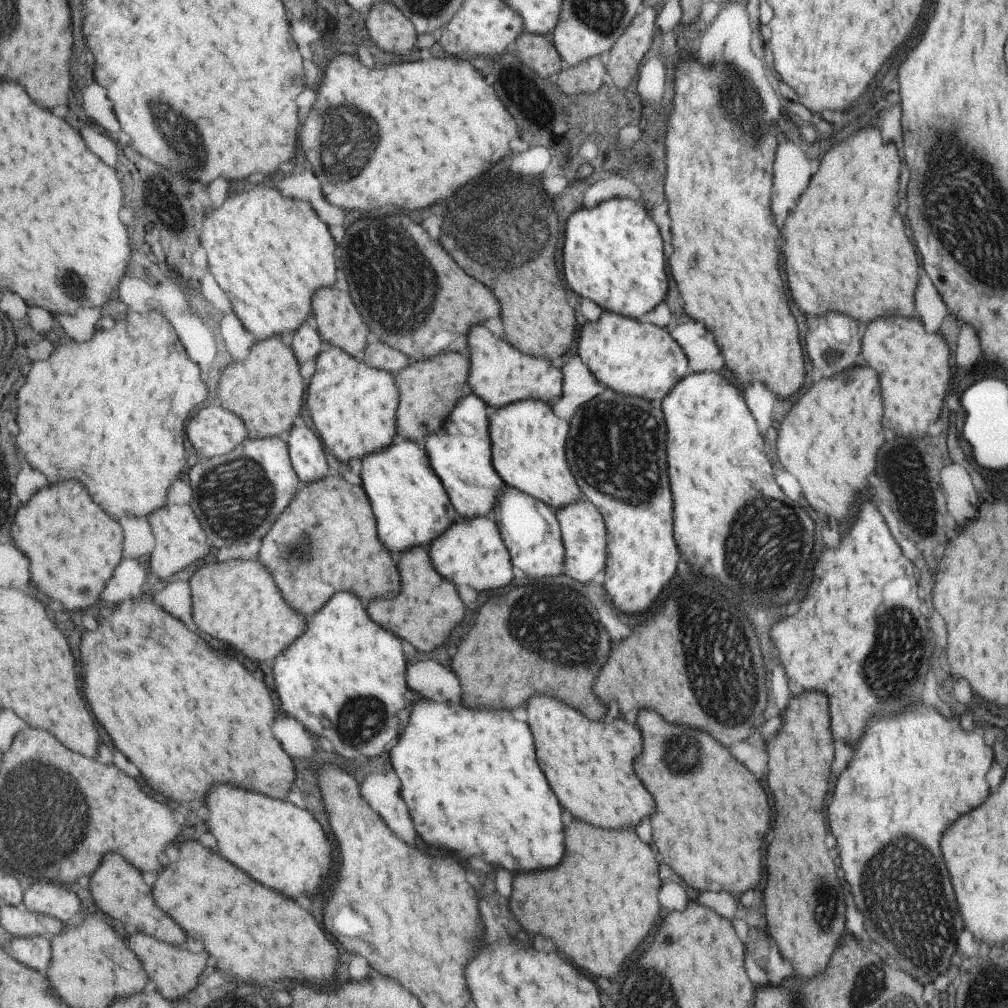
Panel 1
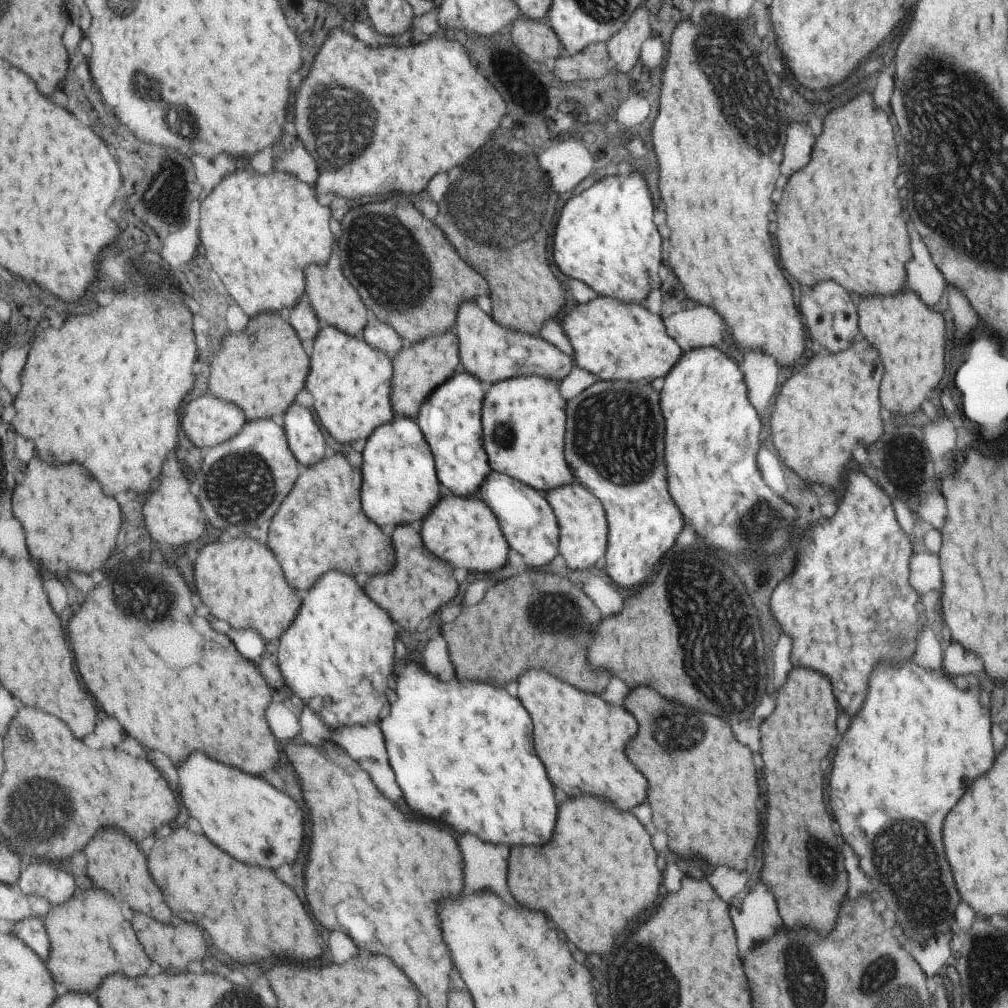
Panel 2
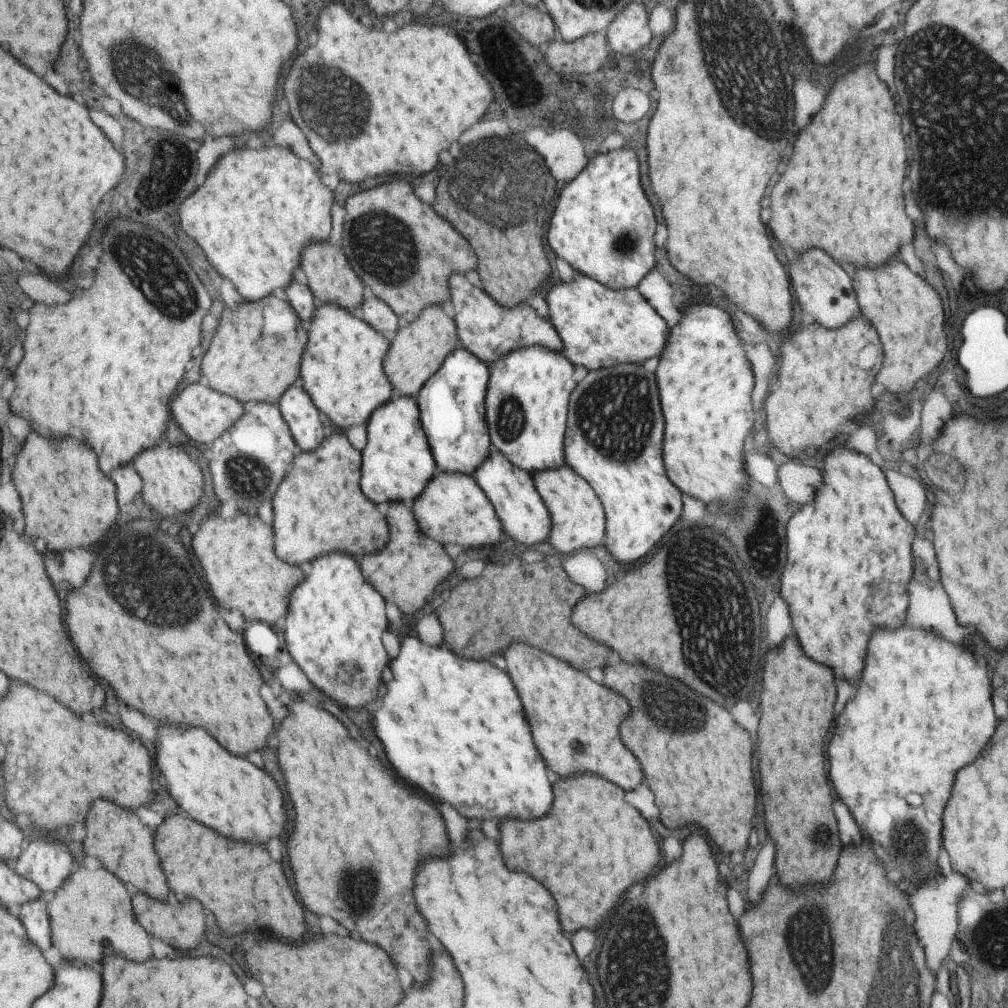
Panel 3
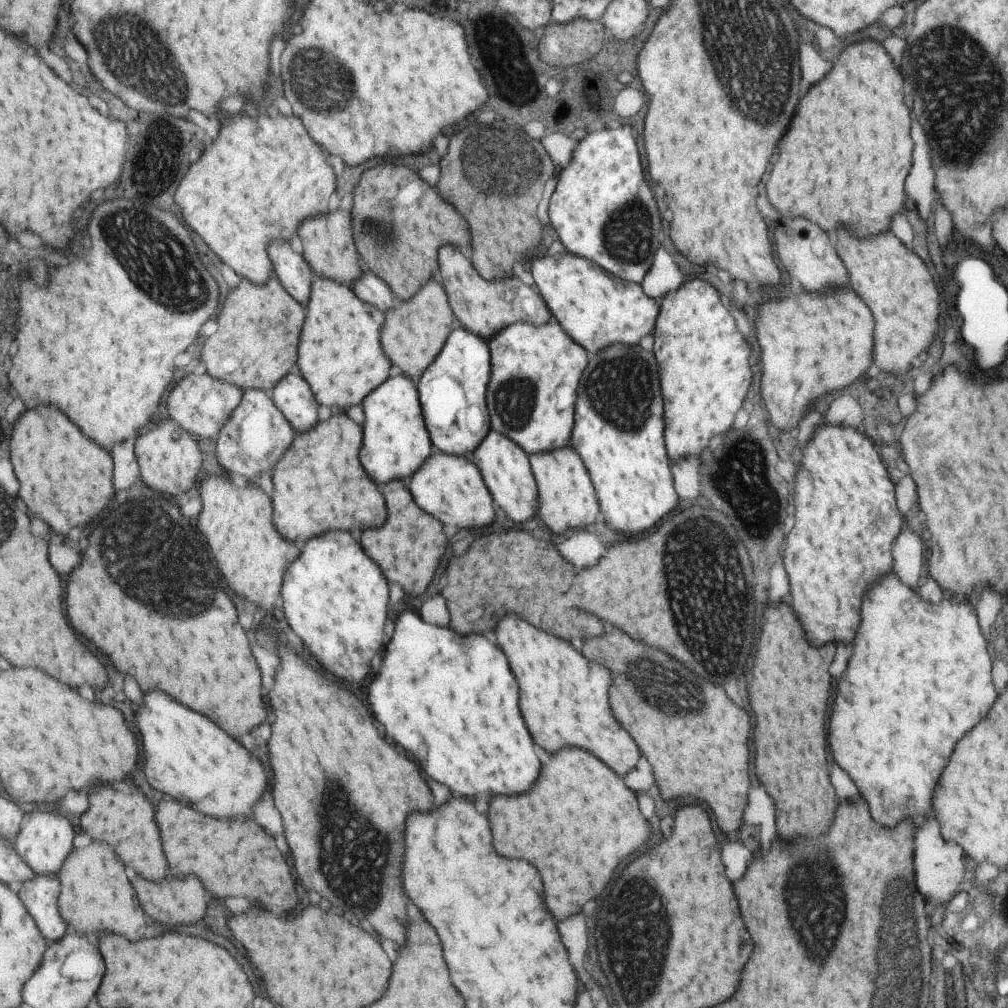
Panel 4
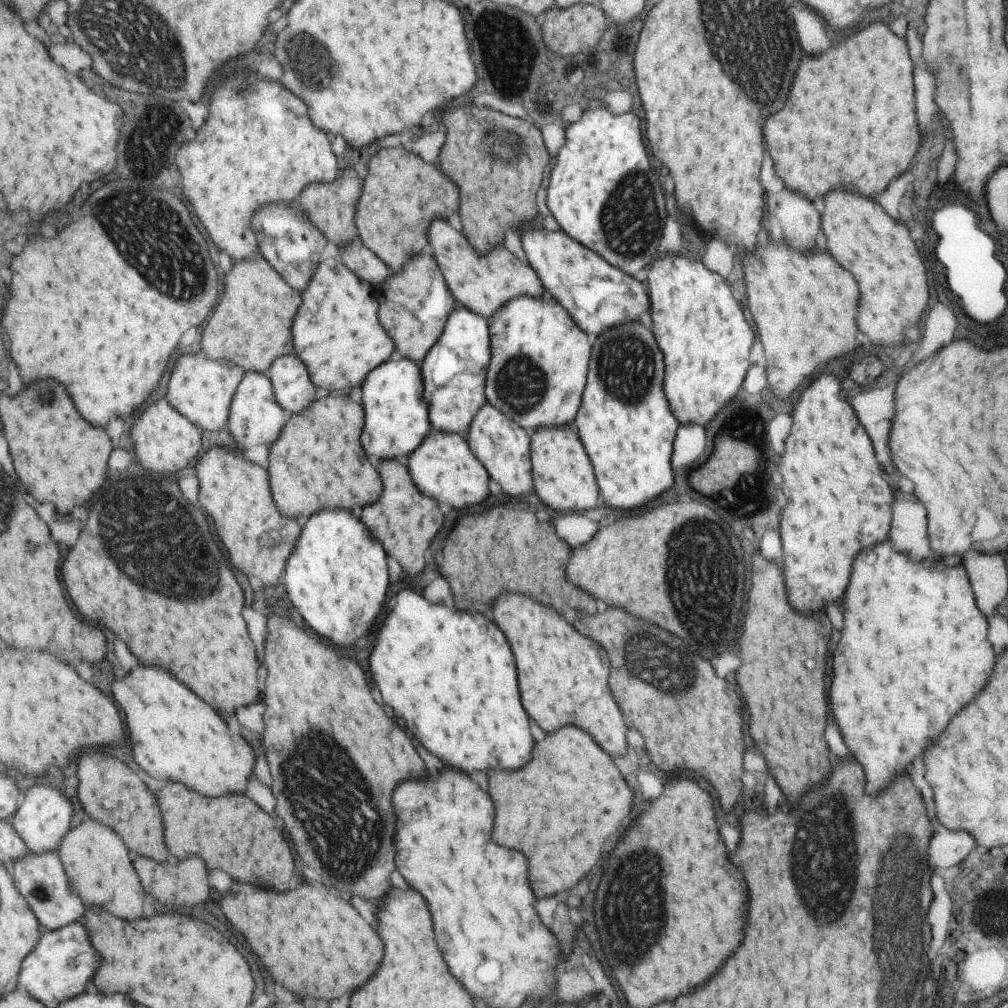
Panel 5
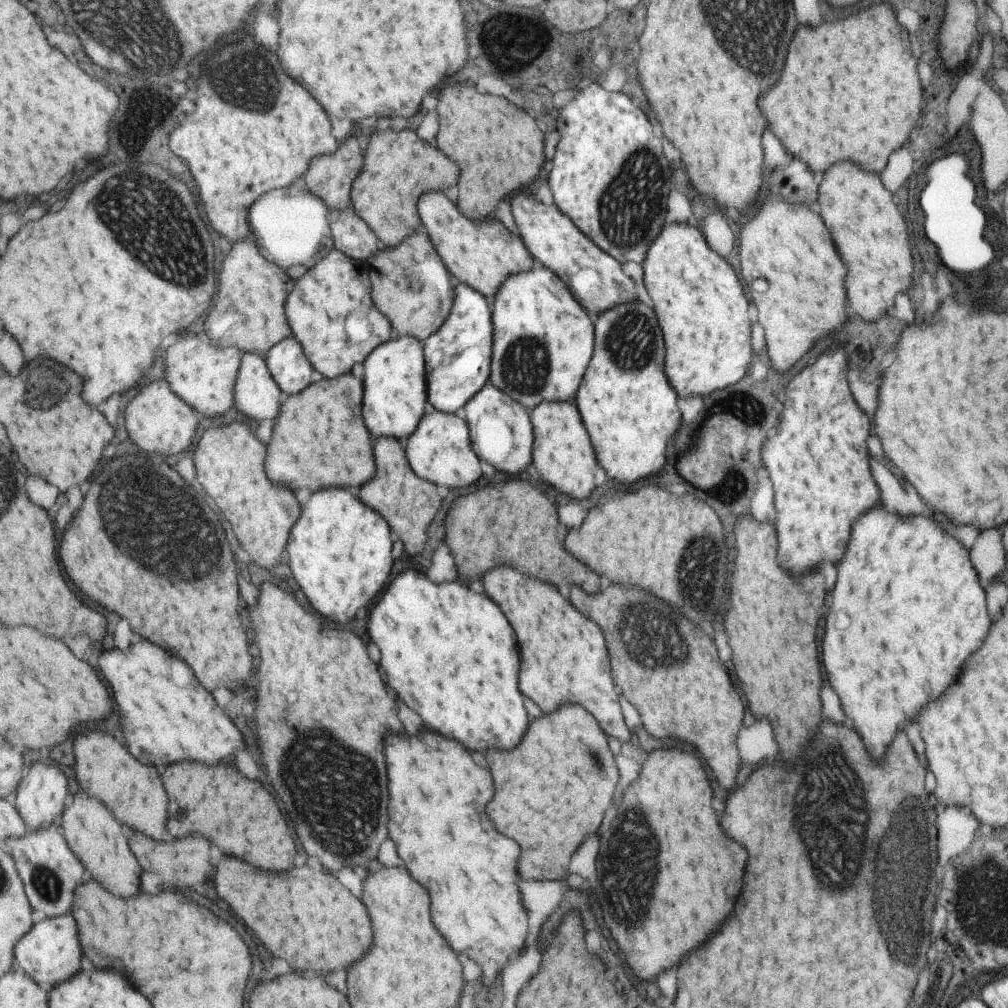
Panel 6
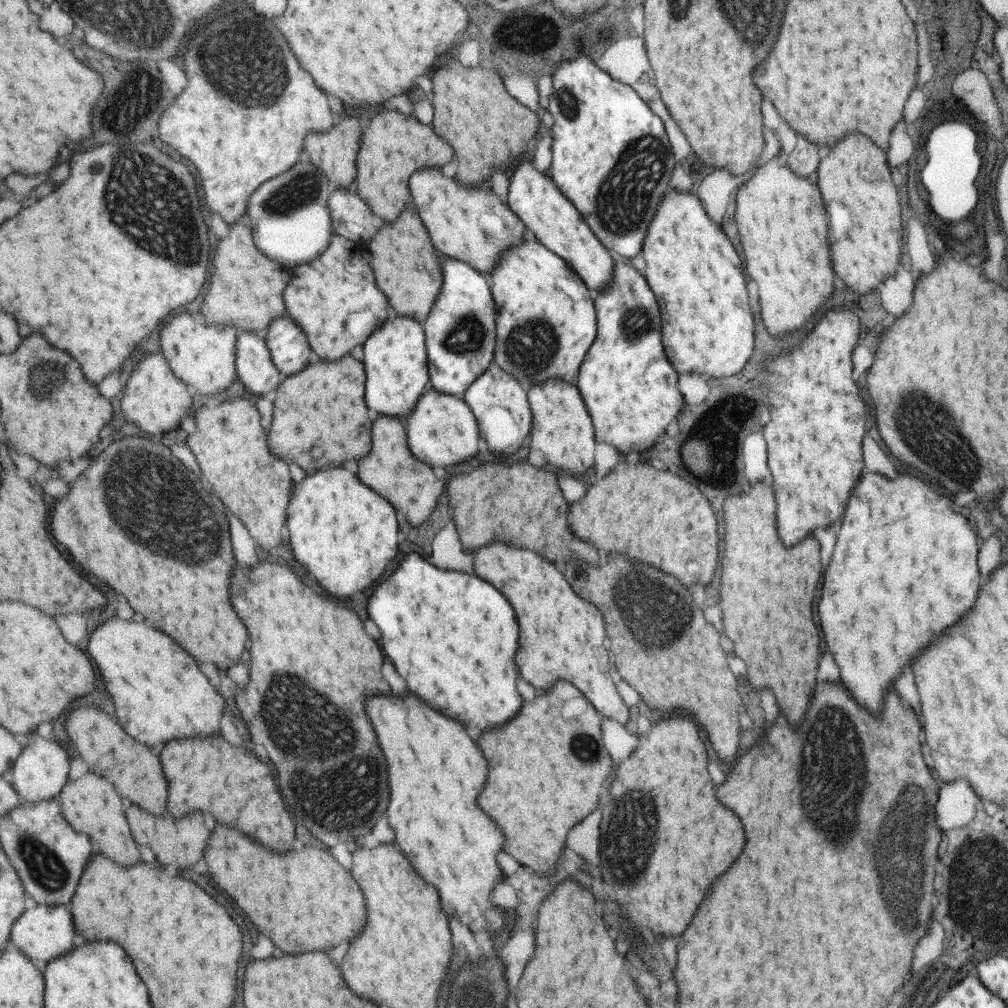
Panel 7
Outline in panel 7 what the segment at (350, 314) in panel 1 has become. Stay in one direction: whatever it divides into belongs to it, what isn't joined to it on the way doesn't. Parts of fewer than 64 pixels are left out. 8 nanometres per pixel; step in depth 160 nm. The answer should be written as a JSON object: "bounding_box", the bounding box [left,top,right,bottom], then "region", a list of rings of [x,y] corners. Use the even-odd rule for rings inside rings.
{"bounding_box":[305,117,361,189],"region":[[[343,117],[331,132],[312,133],[305,141],[305,152],[310,156],[312,163],[319,167],[329,177],[337,189],[351,189],[355,187],[358,178],[357,157],[361,150],[361,124],[355,117]]]}

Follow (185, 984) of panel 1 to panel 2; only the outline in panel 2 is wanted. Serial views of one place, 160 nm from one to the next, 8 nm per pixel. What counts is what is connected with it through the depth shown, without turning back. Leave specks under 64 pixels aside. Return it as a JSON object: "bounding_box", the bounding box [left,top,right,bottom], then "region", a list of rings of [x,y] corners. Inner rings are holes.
{"bounding_box":[130,914,207,972],"region":[[[130,914],[131,918],[135,918],[135,928],[137,928],[137,936],[141,940],[141,944],[145,946],[147,954],[163,966],[165,972],[169,970],[185,970],[191,962],[201,962],[207,956],[207,944],[203,940],[203,932],[199,932],[199,928],[195,924],[159,924],[155,919],[145,914]]]}

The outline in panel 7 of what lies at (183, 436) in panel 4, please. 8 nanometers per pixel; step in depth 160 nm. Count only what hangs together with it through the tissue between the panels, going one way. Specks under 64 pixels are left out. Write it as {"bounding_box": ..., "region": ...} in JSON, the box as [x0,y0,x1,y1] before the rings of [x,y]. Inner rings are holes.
{"bounding_box":[121,354,193,440],"region":[[[163,354],[147,355],[135,370],[126,385],[121,399],[121,409],[126,420],[137,424],[145,434],[159,436],[168,440],[170,432],[177,430],[183,418],[191,414],[193,393],[190,388],[173,372],[172,365]]]}

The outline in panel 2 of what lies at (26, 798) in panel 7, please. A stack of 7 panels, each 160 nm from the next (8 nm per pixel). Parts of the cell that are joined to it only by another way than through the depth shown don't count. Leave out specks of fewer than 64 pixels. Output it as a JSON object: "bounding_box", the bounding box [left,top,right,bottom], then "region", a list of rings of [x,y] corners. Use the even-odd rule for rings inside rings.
{"bounding_box":[19,861,75,907],"region":[[[34,861],[24,870],[19,889],[29,896],[43,897],[53,907],[67,904],[75,894],[75,878],[53,861]]]}

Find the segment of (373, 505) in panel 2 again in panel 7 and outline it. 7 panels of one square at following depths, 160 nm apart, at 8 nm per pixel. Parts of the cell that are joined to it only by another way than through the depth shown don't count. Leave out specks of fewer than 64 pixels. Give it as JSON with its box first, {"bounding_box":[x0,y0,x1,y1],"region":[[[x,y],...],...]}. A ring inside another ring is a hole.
{"bounding_box":[365,317,430,421],"region":[[[411,317],[393,318],[365,346],[367,368],[367,404],[381,416],[393,416],[407,421],[416,411],[420,398],[430,388],[428,344],[424,325]]]}

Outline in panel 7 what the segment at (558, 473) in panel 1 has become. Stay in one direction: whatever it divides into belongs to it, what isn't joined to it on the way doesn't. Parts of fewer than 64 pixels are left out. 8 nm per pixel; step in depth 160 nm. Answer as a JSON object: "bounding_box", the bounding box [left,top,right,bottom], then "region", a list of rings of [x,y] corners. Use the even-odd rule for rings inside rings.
{"bounding_box":[489,235,596,390],"region":[[[529,235],[502,255],[496,270],[489,274],[489,279],[499,308],[496,318],[498,339],[494,362],[503,369],[503,372],[515,376],[521,388],[525,390],[544,383],[549,378],[571,382],[573,376],[577,374],[587,348],[595,338],[596,314],[593,302],[587,296],[584,281],[565,264],[564,260],[561,260],[561,257]]]}

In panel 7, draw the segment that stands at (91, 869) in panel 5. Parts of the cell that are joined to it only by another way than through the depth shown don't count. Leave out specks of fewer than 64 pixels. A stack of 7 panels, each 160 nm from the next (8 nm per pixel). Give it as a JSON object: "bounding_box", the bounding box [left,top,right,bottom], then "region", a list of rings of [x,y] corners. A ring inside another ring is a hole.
{"bounding_box":[59,772,143,866],"region":[[[89,772],[87,776],[79,778],[77,782],[69,782],[65,785],[64,791],[60,794],[59,802],[61,802],[61,810],[65,812],[69,824],[73,824],[73,828],[77,828],[77,832],[87,834],[91,840],[99,842],[99,852],[105,854],[107,858],[115,860],[119,866],[135,866],[143,860],[139,846],[135,844],[131,830],[129,830],[129,822],[127,816],[123,812],[123,804],[127,804],[123,796],[117,792],[117,789],[108,778],[95,776],[93,772]]]}

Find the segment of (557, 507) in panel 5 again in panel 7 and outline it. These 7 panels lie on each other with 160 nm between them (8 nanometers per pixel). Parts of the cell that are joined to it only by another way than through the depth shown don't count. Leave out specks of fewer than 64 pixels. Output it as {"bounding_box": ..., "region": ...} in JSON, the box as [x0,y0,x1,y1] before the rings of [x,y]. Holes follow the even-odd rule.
{"bounding_box":[527,379,595,474],"region":[[[551,379],[529,387],[527,392],[533,415],[529,448],[545,456],[545,470],[583,474],[593,464],[595,442],[592,424],[577,388],[562,380]]]}

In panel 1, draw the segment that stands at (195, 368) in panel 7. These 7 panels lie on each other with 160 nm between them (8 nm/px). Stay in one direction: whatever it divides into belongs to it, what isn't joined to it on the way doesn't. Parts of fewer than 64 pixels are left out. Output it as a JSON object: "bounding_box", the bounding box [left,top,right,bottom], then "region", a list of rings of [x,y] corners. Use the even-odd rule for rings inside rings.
{"bounding_box":[189,401,248,459],"region":[[[217,401],[189,421],[189,440],[202,459],[229,454],[248,438],[246,422]]]}

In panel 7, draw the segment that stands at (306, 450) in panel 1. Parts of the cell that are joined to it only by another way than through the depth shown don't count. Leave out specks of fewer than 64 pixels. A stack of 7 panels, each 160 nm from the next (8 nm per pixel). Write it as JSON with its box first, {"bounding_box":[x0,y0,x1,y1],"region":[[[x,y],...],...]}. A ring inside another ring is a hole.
{"bounding_box":[265,314,313,378],"region":[[[289,314],[272,323],[265,339],[272,352],[273,362],[285,378],[299,374],[309,366],[313,354],[311,346],[303,330]]]}

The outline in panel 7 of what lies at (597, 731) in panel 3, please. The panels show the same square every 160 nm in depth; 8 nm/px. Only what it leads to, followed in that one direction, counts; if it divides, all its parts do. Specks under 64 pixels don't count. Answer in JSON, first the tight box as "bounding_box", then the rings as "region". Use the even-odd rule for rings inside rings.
{"bounding_box":[472,542,627,724],"region":[[[494,542],[472,554],[477,574],[501,588],[501,594],[517,616],[519,644],[515,664],[519,676],[537,690],[545,690],[557,680],[571,682],[575,688],[585,692],[585,698],[593,708],[597,708],[597,712],[601,712],[601,716],[625,724],[627,708],[623,706],[607,670],[610,656],[603,648],[605,630],[599,610],[569,590],[567,582],[559,574],[559,567],[553,568],[534,552],[505,546]]]}

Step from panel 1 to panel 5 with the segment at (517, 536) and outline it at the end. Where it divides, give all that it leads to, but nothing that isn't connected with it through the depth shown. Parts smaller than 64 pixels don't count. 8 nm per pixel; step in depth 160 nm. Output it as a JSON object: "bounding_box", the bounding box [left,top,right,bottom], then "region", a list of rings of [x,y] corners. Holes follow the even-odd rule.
{"bounding_box":[467,404,535,498],"region":[[[487,404],[481,408],[469,428],[467,440],[492,479],[498,482],[503,494],[510,498],[521,498],[535,492],[535,488],[531,488],[531,433],[503,416],[497,407]]]}

